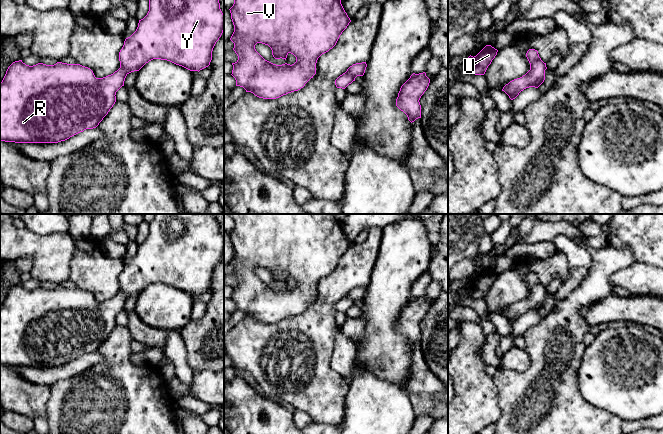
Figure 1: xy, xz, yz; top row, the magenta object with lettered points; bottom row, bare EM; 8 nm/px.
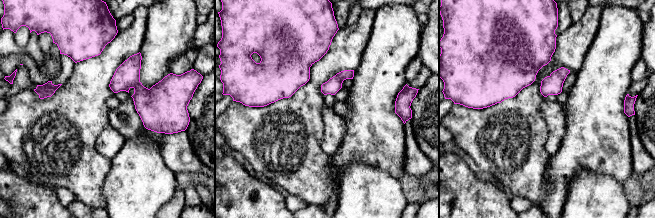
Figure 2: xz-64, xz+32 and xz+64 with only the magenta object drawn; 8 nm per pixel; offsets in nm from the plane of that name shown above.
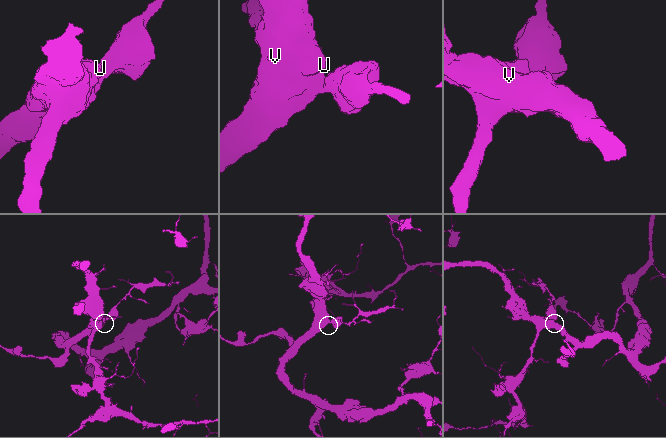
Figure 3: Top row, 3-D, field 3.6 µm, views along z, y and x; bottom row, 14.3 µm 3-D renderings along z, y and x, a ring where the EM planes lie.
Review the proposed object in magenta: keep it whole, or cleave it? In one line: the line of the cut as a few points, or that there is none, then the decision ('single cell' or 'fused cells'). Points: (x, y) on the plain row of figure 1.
cut none; single cell

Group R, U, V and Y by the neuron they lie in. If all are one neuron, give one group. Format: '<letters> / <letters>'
R U V Y

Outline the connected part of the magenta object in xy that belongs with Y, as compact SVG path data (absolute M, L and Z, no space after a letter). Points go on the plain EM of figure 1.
M155 214L149 223L149 235L147 239L139 244L136 255L125 263L124 269L119 276L120 292L113 298L103 302L96 302L93 295L80 288L67 288L57 286L54 289L38 287L33 290L26 289L22 284L13 286L7 293L6 298L0 307L0 365L15 367L58 367L65 365L70 361L83 356L86 353L96 352L103 342L108 338L116 326L116 316L124 310L126 300L134 295L139 295L146 287L153 283L170 285L176 289L182 290L190 295L200 295L210 289L212 284L212 275L216 266L224 255L224 238L220 233L218 221L213 214Z

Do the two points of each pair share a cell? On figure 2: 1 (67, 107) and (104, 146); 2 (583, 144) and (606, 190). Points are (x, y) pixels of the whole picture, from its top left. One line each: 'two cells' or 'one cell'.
1: two cells
2: two cells

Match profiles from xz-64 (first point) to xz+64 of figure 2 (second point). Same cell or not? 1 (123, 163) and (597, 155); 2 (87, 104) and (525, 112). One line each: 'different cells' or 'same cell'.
1: different cells
2: same cell

